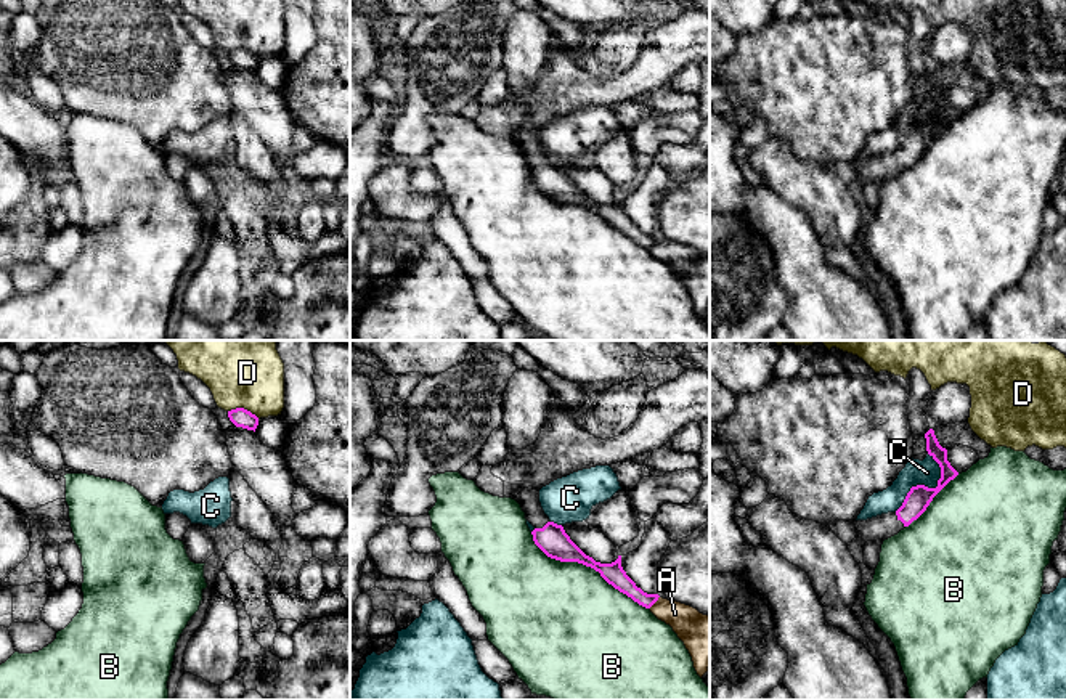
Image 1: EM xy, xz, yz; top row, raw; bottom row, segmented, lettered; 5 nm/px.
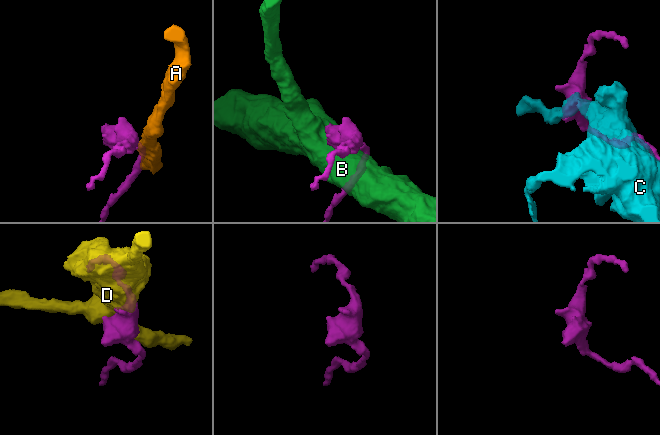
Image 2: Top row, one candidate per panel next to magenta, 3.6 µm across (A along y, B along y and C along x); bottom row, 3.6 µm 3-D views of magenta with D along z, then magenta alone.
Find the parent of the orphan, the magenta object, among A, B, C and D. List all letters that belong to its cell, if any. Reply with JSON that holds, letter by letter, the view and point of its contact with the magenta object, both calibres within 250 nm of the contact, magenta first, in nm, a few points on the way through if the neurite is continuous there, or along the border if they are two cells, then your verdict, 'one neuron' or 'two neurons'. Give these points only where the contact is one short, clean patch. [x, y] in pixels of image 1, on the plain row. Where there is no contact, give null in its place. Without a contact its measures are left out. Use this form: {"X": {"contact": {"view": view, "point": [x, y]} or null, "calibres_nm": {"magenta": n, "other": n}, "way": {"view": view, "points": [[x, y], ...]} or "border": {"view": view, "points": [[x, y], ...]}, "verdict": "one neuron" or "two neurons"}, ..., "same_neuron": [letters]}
{"A": {"contact": {"view": "xz", "point": [654, 243]}, "calibres_nm": {"magenta": 110, "other": 180}, "verdict": "two neurons"}, "B": {"contact": {"view": "xz", "point": [586, 206]}, "calibres_nm": {"magenta": 150, "other": 500}, "verdict": "two neurons"}, "C": {"contact": {"view": "yz", "point": [927, 127]}, "calibres_nm": {"magenta": 120, "other": 130}, "verdict": "two neurons"}, "D": {"contact": {"view": "xy", "point": [243, 48]}, "calibres_nm": {"magenta": 100, "other": 260}, "verdict": "two neurons"}, "same_neuron": []}

